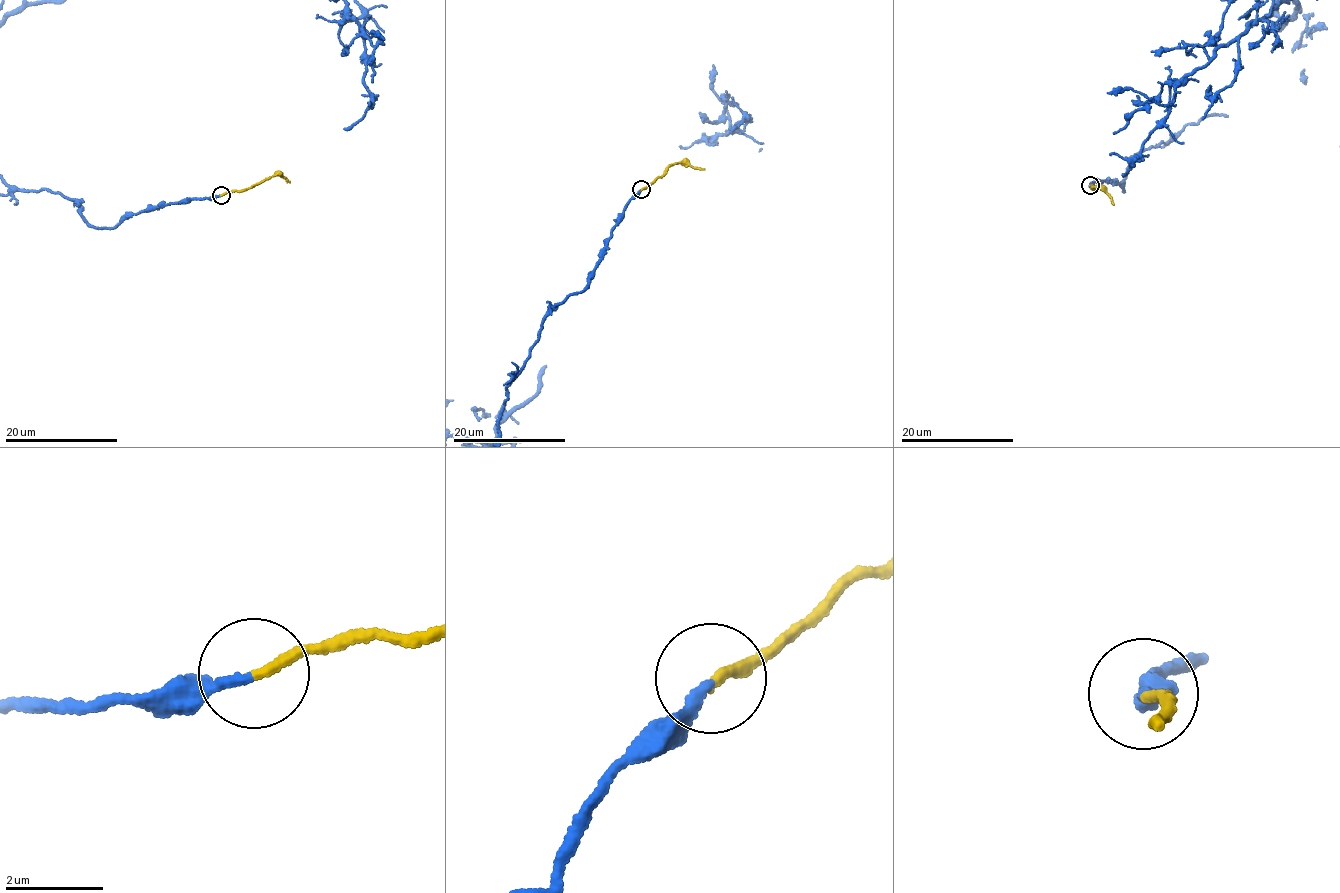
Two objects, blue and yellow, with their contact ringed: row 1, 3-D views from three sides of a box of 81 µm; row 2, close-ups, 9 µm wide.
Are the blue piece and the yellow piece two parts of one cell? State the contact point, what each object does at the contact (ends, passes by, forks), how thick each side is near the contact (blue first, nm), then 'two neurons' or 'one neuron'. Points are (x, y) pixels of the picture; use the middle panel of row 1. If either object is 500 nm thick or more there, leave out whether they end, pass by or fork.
at (641, 189); blue ends there; yellow ends there; 220 nm thick on the blue side, 220 nm on the other; one neuron

